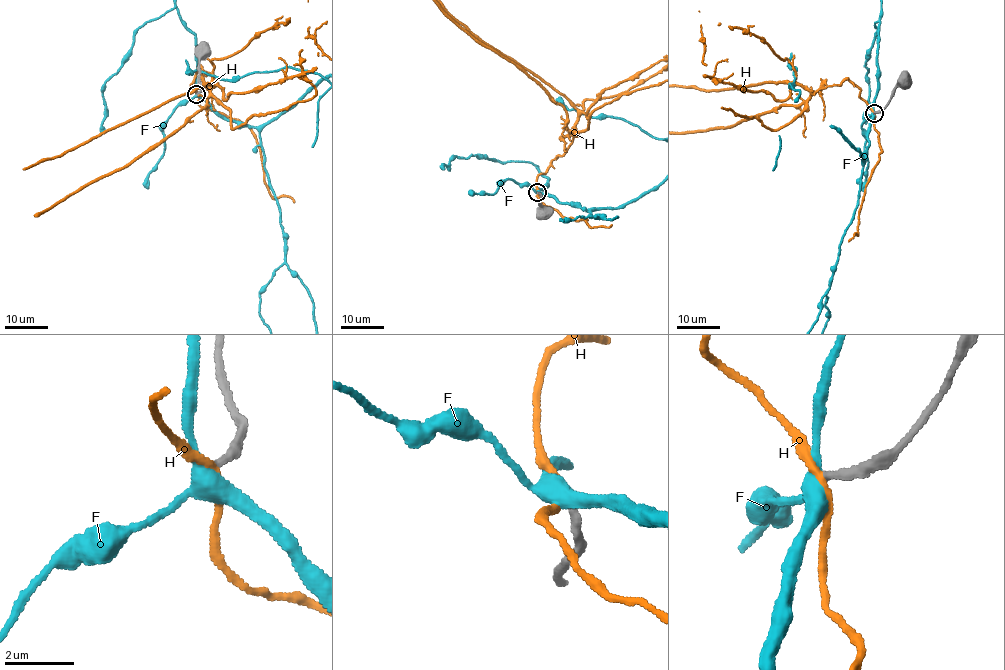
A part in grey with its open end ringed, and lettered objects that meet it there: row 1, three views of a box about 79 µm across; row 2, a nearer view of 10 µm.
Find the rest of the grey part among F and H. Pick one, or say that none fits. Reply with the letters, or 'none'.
none

